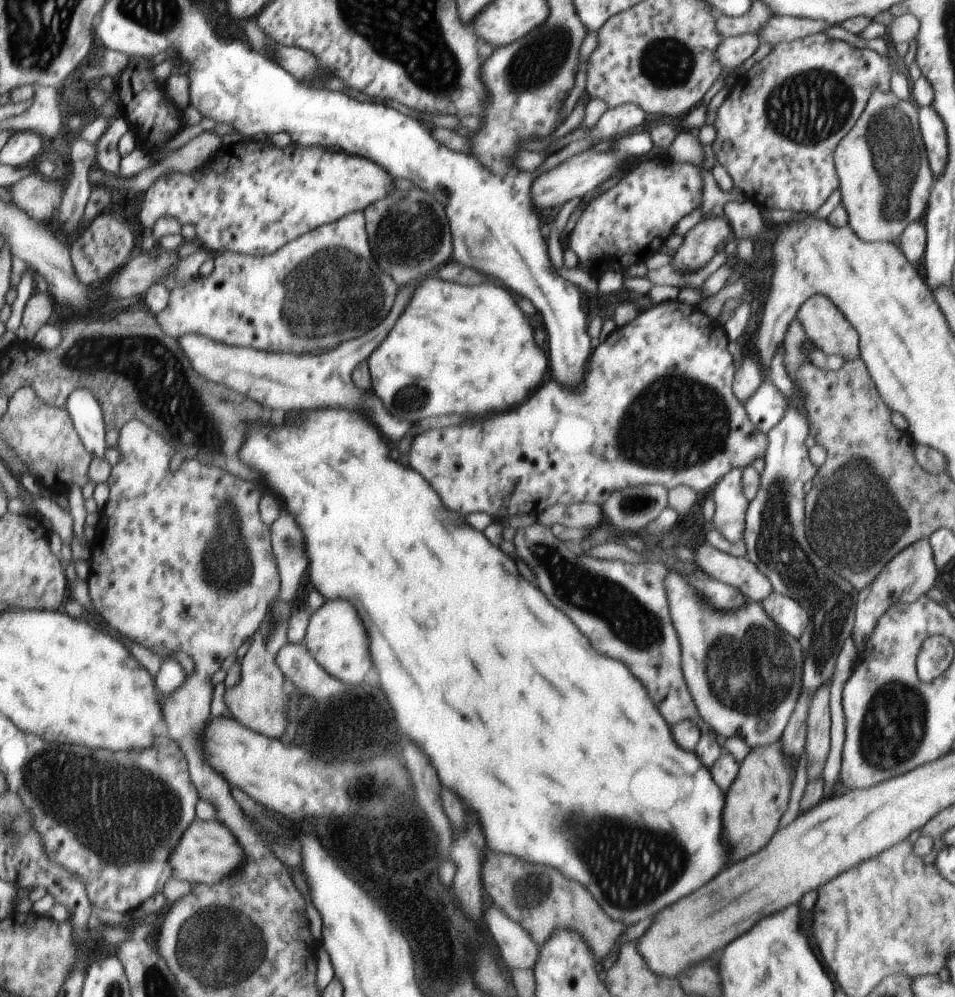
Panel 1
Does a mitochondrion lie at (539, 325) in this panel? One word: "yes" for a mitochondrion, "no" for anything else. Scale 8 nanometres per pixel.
no

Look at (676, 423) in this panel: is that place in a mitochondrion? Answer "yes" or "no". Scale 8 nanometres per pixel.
yes

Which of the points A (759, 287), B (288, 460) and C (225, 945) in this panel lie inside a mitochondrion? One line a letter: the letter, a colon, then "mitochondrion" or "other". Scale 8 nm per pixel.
A: other
B: other
C: mitochondrion

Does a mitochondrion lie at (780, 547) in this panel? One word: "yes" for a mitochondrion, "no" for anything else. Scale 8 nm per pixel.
yes

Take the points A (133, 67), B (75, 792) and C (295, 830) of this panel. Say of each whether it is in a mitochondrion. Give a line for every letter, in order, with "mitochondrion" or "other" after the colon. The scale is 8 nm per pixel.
A: other
B: mitochondrion
C: other

